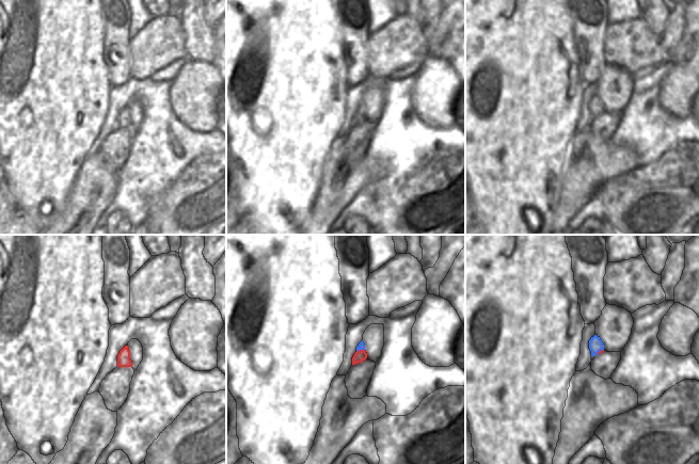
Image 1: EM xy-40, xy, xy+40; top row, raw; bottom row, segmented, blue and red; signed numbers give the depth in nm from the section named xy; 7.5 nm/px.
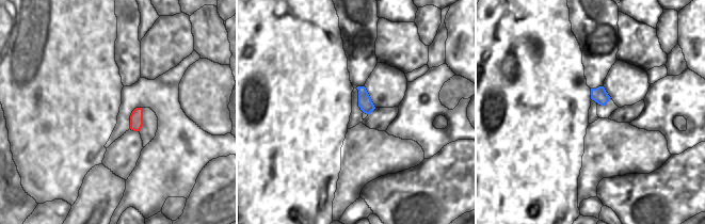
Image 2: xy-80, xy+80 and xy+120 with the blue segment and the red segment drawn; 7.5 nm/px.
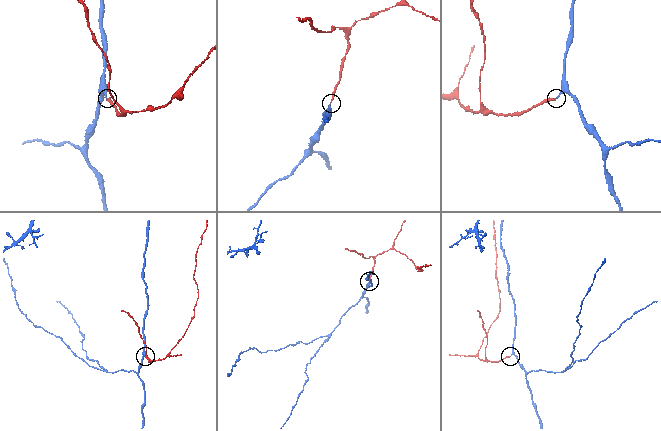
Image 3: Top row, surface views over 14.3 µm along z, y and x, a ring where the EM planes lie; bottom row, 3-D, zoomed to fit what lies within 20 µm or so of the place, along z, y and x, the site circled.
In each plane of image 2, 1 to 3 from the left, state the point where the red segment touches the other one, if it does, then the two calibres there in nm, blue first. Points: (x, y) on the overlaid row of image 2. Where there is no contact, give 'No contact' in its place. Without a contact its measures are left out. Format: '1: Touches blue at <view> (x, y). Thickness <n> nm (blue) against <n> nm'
1: No contact
2: No contact
3: No contact.

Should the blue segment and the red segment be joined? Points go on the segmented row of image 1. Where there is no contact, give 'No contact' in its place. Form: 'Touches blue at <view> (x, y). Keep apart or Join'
Touches blue at xy (360, 349). Join.

